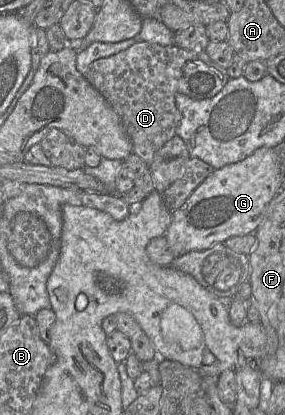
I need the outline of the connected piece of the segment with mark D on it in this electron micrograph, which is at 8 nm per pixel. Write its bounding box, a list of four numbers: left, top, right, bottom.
[85,41,230,166]

